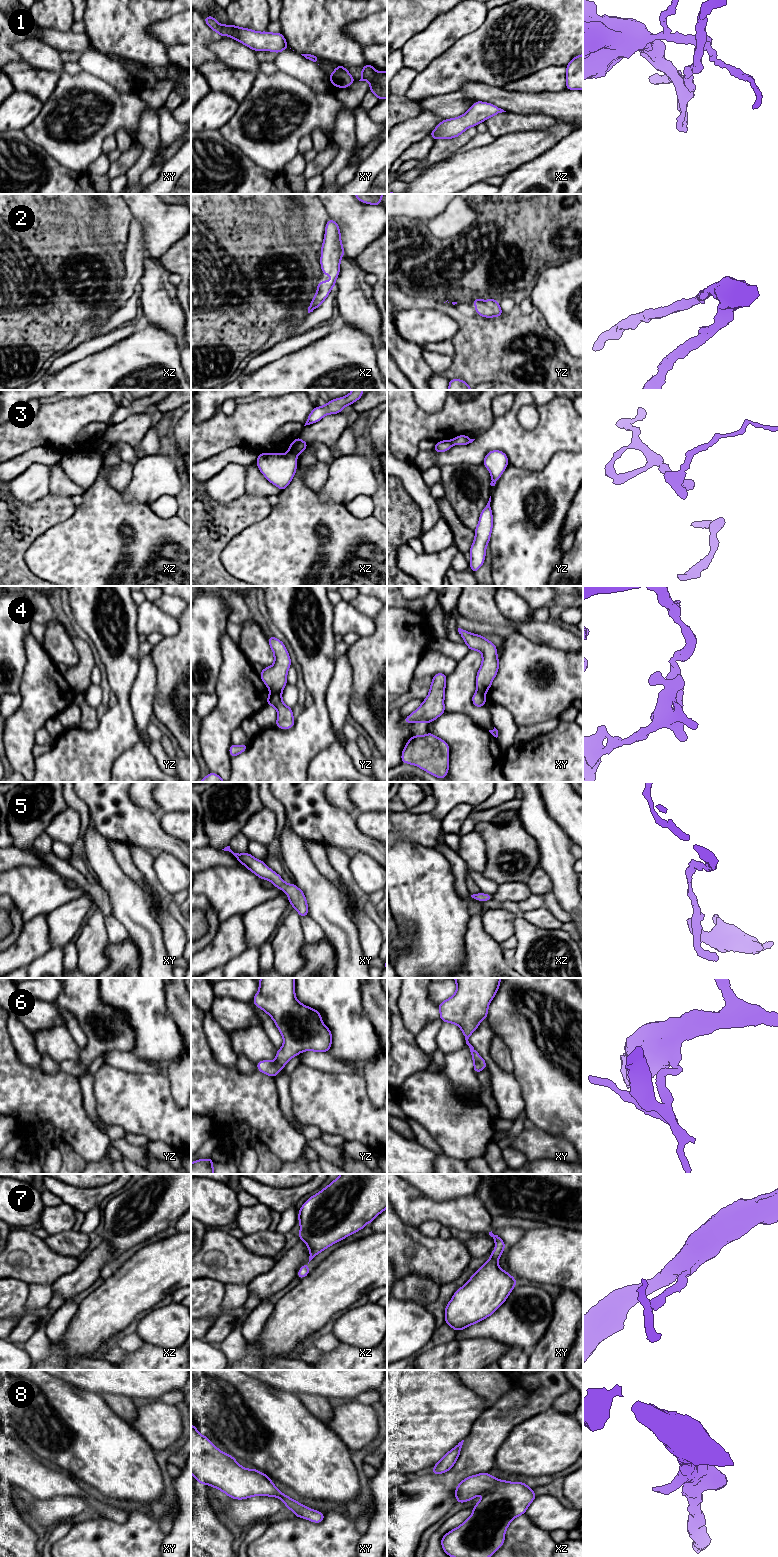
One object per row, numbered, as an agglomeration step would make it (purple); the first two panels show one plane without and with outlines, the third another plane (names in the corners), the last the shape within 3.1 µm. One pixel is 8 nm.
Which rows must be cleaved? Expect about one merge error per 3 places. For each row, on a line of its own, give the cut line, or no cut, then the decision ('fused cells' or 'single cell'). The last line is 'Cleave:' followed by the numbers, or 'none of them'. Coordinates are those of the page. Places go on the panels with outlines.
1: no cut; single cell
2: no cut; single cell
3: cut in xz along (289, 452), (296, 455); fused cells
4: no cut; single cell
5: no cut; single cell
6: no cut; single cell
7: no cut; single cell
8: no cut; single cell
Cleave: 3

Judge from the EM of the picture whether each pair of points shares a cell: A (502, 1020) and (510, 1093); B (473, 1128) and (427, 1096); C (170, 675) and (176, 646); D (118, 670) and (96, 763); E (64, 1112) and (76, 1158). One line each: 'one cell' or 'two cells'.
A: two cells
B: one cell
C: one cell
D: one cell
E: two cells

